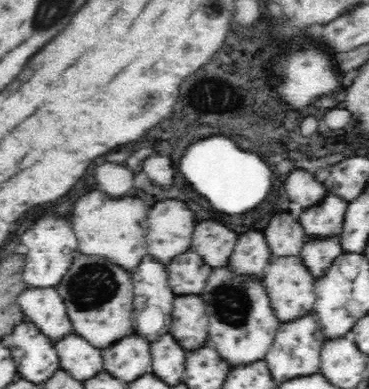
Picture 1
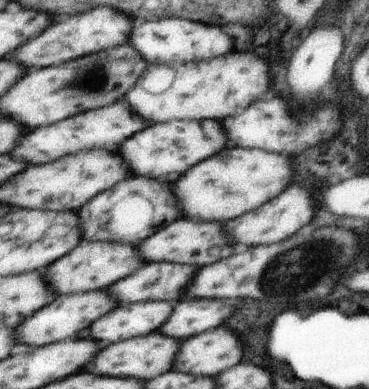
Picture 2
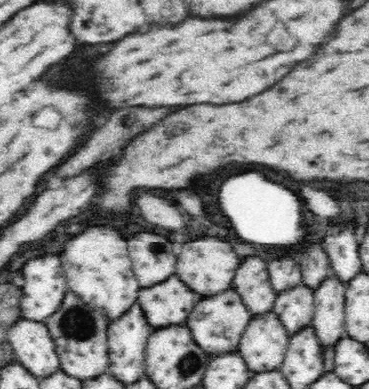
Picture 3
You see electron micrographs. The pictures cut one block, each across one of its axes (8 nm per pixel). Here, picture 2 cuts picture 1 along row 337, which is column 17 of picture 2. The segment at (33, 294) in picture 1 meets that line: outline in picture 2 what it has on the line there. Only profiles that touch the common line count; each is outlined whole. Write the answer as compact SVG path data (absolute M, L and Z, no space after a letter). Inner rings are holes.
M95 8L85 14L71 16L69 20L59 22L57 26L53 24L47 28L47 32L39 34L37 38L29 40L15 52L15 60L27 68L43 68L43 66L59 66L69 60L85 58L85 56L97 56L99 52L111 52L123 44L129 42L133 32L131 20L113 8Z

